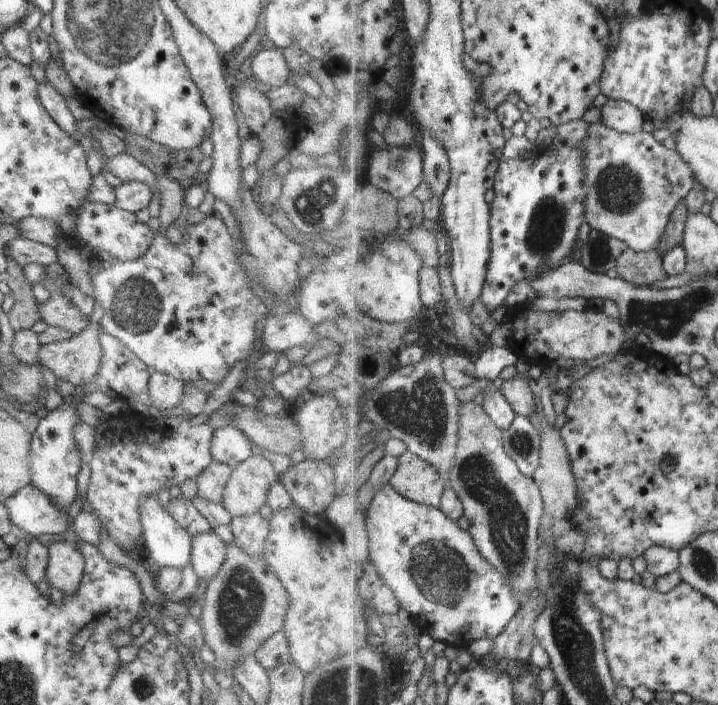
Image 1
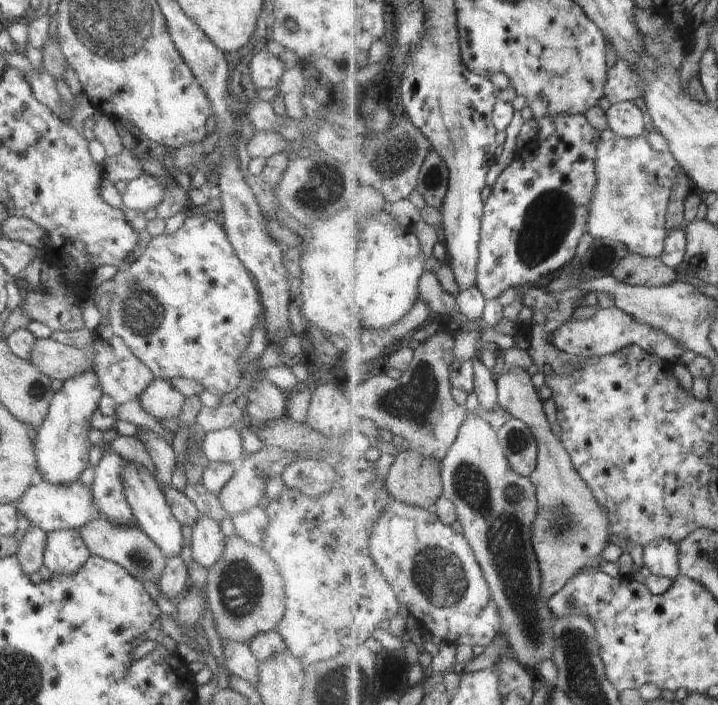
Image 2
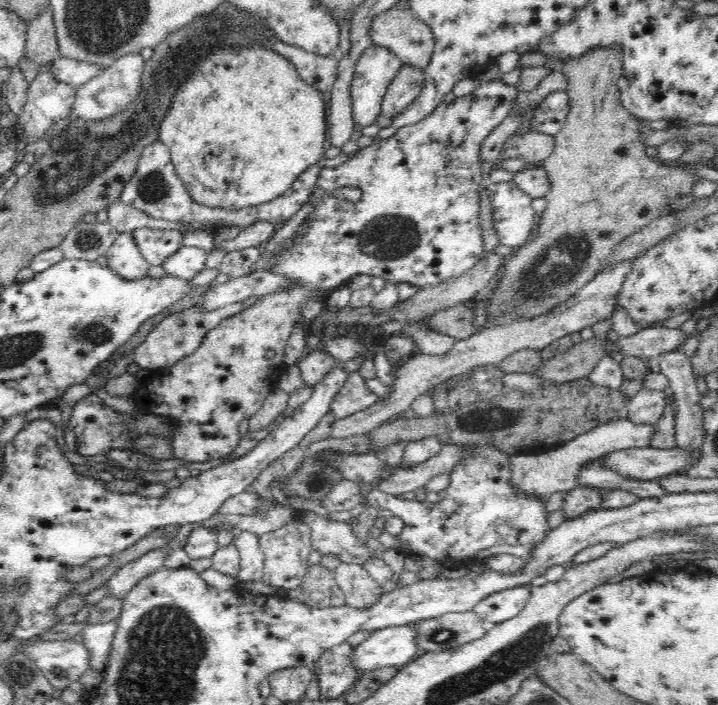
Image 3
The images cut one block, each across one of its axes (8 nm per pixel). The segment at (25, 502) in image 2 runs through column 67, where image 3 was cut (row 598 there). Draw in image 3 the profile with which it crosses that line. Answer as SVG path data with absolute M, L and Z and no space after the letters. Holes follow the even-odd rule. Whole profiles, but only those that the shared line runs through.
M530 585L499 590L483 598L473 612L492 626L518 616L530 598Z

